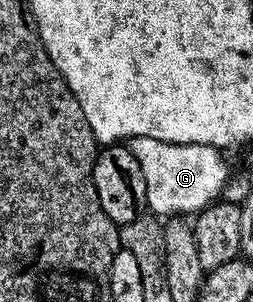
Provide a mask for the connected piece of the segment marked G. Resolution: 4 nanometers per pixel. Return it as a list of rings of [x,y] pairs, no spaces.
[[[135,136],[127,141],[126,147],[138,158],[138,166],[142,166],[142,178],[146,178],[146,202],[148,212],[160,218],[176,218],[181,214],[201,212],[221,195],[224,183],[228,180],[228,164],[223,160],[221,149],[211,148],[205,144],[171,144],[158,138],[142,138]]]

